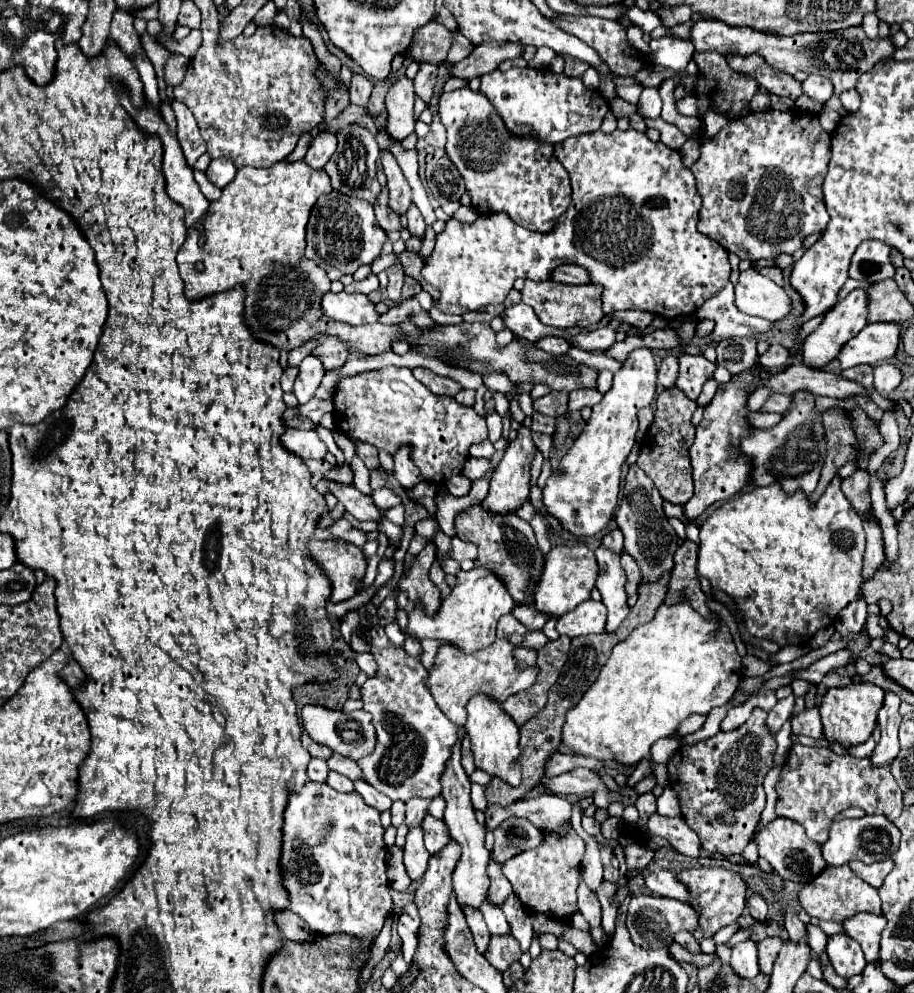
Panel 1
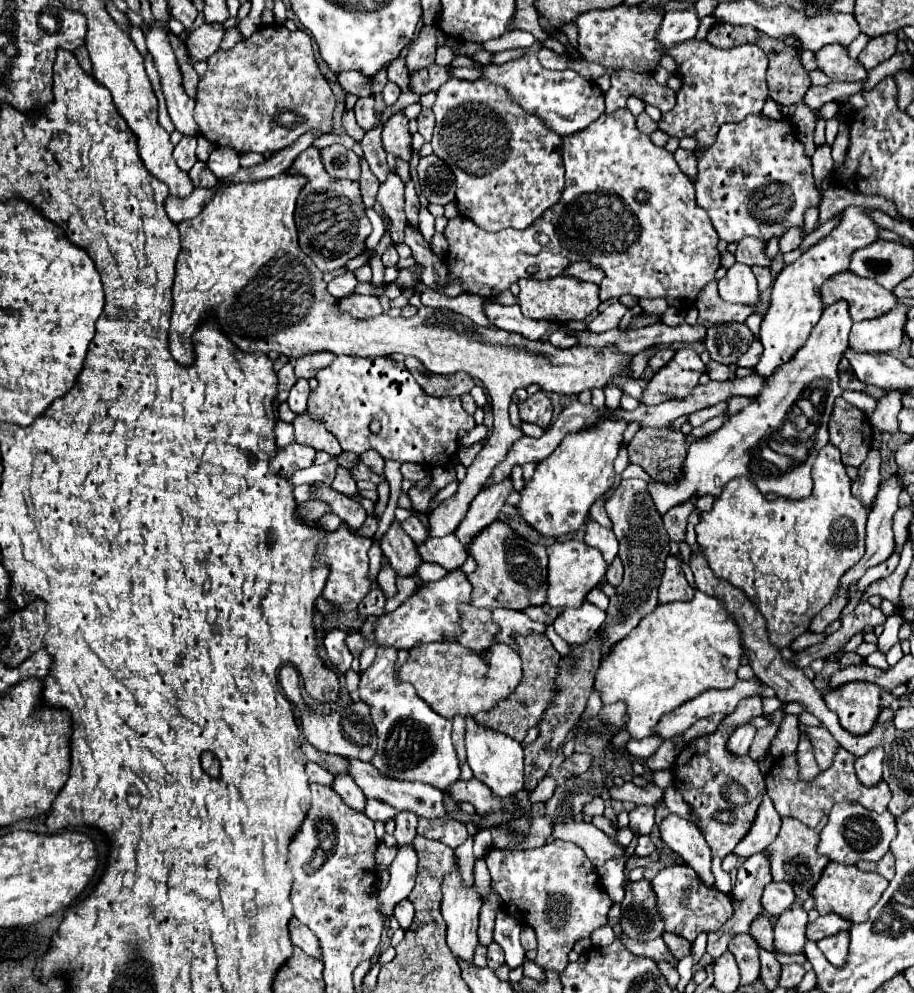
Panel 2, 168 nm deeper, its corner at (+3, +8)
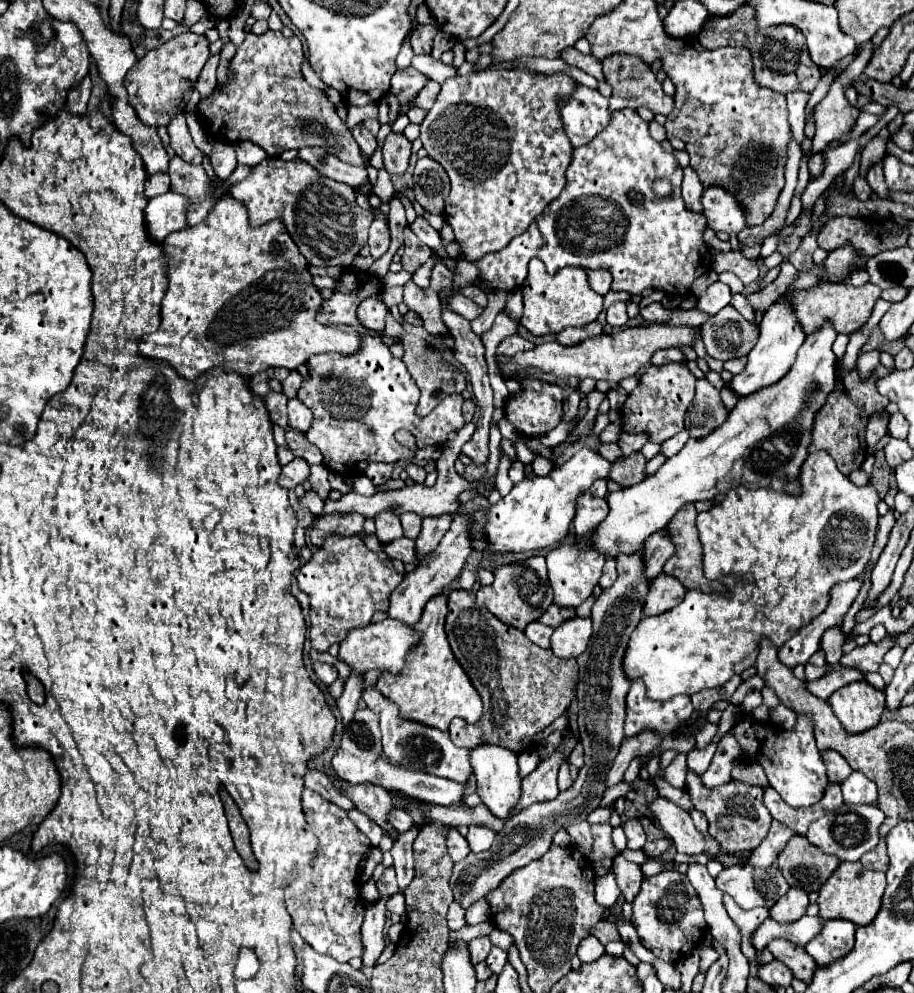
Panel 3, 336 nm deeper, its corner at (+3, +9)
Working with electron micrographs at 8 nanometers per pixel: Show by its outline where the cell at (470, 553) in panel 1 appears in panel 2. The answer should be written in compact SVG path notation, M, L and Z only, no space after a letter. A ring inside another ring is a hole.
M446 535L442 539L428 537L422 545L418 545L418 555L422 561L442 565L446 571L460 569L468 557L468 553L464 553L464 547L456 543L454 535Z

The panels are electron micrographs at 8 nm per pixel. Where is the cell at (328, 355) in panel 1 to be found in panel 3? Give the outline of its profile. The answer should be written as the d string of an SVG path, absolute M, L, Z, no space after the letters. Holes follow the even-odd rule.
M292 370L290 376L282 382L282 386L284 386L284 394L286 394L288 398L294 398L296 392L298 392L298 388L302 386L302 382L304 382L304 376L302 376L298 370Z

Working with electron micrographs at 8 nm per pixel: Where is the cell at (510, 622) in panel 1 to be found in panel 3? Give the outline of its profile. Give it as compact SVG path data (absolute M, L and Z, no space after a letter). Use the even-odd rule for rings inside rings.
M530 622L526 628L524 628L524 634L534 642L538 644L540 648L550 648L550 636L552 636L552 628L550 626L544 626L540 622Z

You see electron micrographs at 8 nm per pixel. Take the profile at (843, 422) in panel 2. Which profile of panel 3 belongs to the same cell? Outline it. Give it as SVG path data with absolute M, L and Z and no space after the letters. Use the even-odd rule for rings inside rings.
M878 366L870 380L862 382L858 380L858 374L844 374L838 372L838 386L836 390L828 396L828 402L822 406L822 410L816 414L816 424L814 424L814 438L812 438L812 446L810 450L826 450L836 466L842 470L842 474L850 474L852 470L858 470L860 464L866 458L866 440L864 440L864 432L866 432L866 424L872 412L876 412L876 406L886 406L888 400L882 398L876 390L876 380L883 378L886 374L890 374L888 368Z

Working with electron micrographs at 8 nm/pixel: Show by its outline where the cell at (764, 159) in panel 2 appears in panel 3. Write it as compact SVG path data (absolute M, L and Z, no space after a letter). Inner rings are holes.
M706 186L702 194L702 206L708 218L708 228L716 232L740 234L748 226L746 208L722 186Z

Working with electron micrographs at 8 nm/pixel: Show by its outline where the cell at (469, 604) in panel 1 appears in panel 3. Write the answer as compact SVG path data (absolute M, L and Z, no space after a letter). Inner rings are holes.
M384 618L382 622L368 624L364 628L352 628L346 640L340 642L340 658L360 672L380 668L396 674L400 668L404 668L406 654L420 642L420 638L422 638L422 632L418 632L414 626L408 626L406 622L394 620L394 618Z

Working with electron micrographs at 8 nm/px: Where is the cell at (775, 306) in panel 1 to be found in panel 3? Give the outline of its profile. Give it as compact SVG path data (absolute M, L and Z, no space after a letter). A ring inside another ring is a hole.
M714 282L708 286L704 294L700 294L698 306L706 314L718 314L724 306L730 304L730 298L732 298L730 288L724 282Z

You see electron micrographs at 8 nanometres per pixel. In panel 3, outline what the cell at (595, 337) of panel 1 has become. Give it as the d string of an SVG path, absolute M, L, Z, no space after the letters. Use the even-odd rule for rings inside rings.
M616 302L616 304L612 304L612 306L608 308L608 312L606 312L606 322L608 322L610 326L614 326L614 328L626 326L626 322L628 322L626 302Z

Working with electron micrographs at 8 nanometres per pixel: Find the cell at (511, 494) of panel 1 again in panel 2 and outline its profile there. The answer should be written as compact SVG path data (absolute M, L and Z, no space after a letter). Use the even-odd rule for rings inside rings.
M506 479L504 483L496 483L496 487L488 487L484 491L480 491L470 507L466 517L462 519L462 523L458 525L458 529L454 531L454 535L458 537L458 541L464 545L464 549L468 551L472 539L484 531L490 523L496 521L500 509L506 505L506 497L512 493L512 483L510 479Z

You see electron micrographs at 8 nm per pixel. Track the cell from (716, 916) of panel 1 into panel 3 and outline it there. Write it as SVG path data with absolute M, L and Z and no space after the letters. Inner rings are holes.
M666 870L656 876L644 878L642 890L634 898L632 910L634 910L632 922L636 926L640 942L666 962L676 962L670 960L670 956L680 958L692 952L702 942L702 936L706 934L706 922L704 922L704 910L700 898L692 888L692 884L688 882L686 874L674 870Z

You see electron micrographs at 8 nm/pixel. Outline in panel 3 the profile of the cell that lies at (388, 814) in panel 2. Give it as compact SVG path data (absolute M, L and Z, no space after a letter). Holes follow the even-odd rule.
M392 808L392 814L388 814L388 822L392 822L392 826L398 832L404 832L414 824L412 818L408 818L408 814L404 814L404 810L400 810L400 808L396 808L396 810Z

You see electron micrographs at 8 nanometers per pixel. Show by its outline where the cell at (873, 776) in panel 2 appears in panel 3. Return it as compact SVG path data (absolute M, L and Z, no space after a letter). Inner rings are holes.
M854 770L844 782L842 782L842 794L846 804L872 804L878 798L876 782L870 778L864 778L858 770Z

